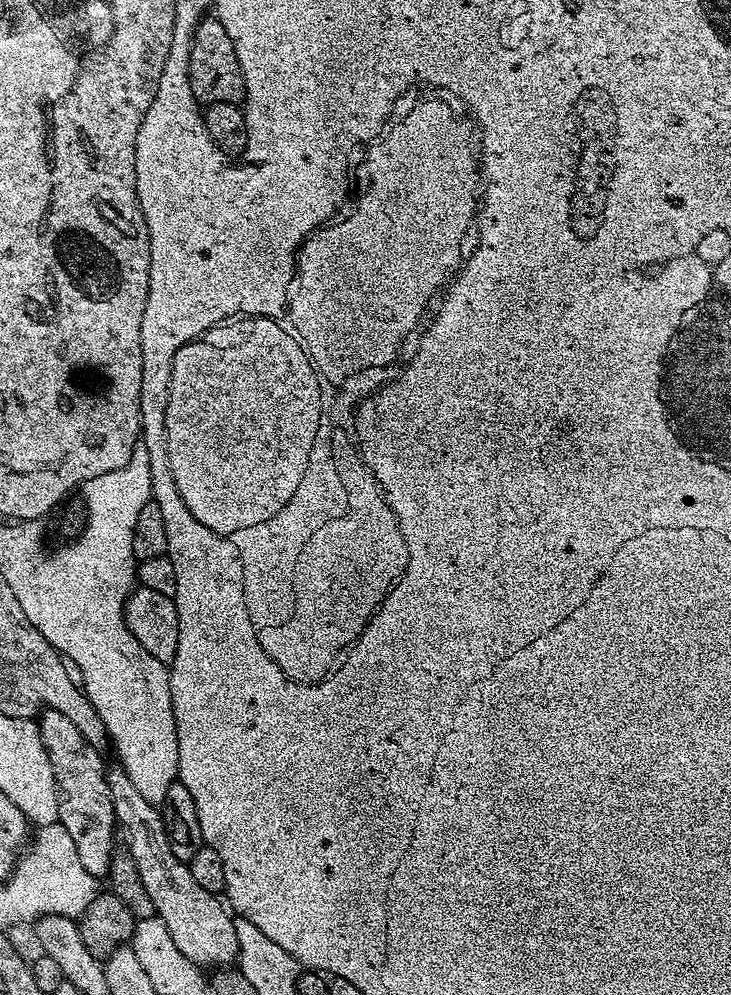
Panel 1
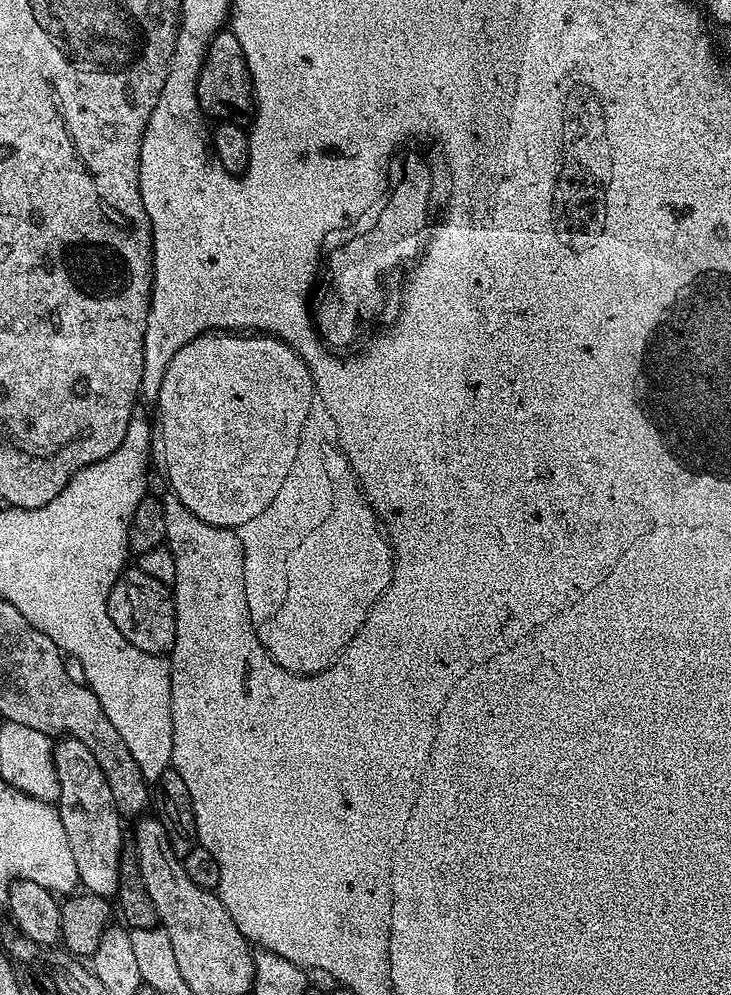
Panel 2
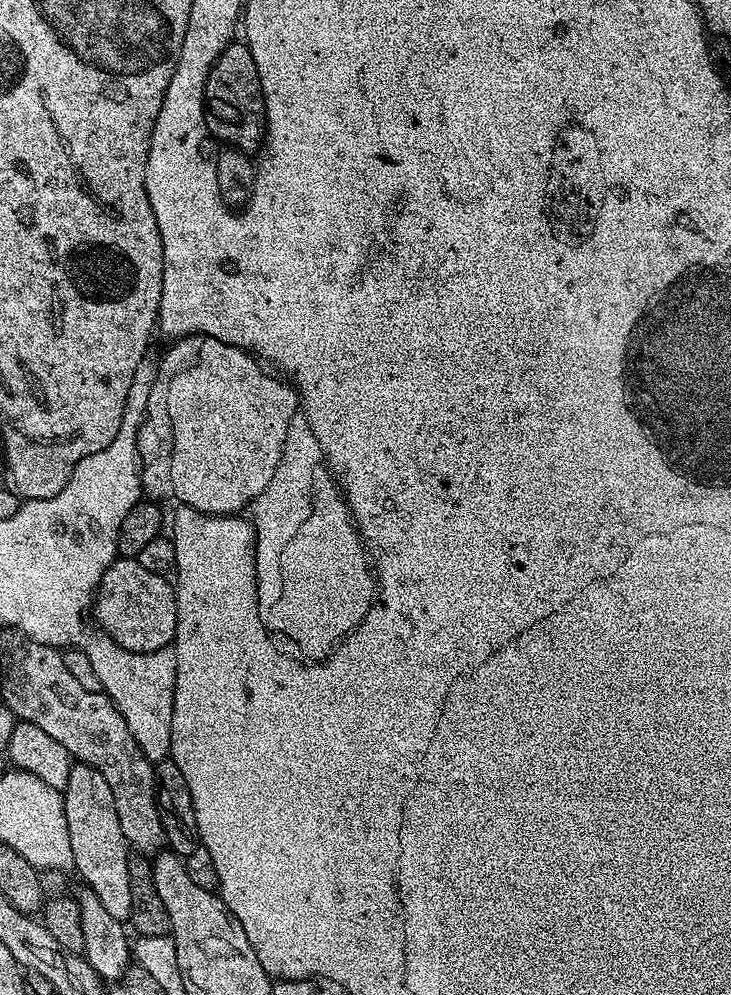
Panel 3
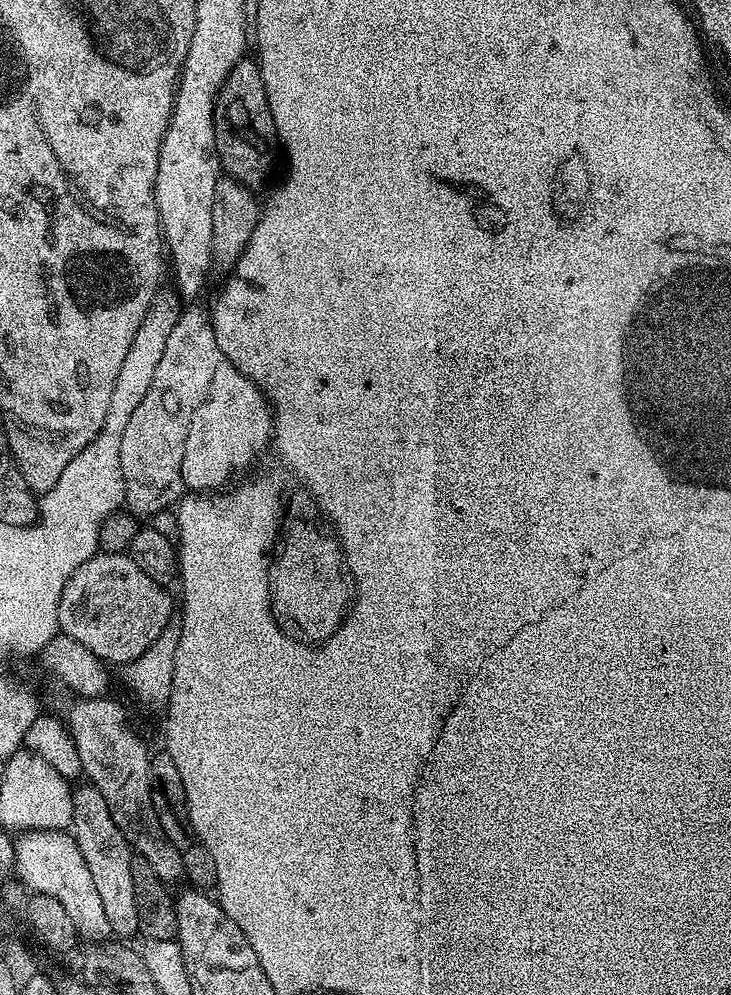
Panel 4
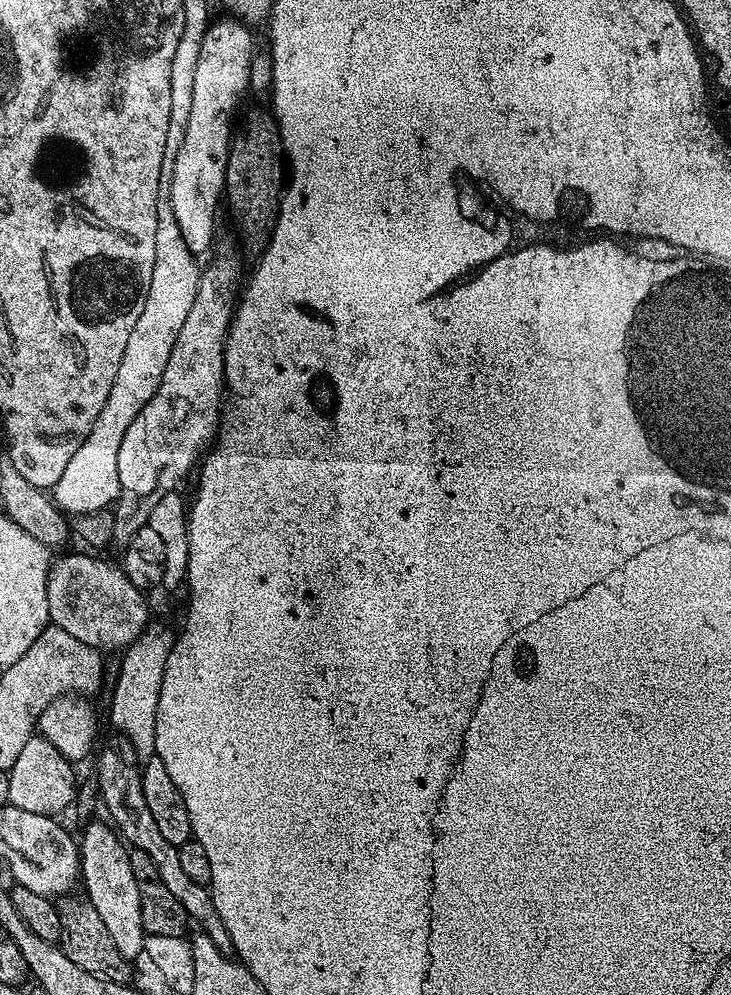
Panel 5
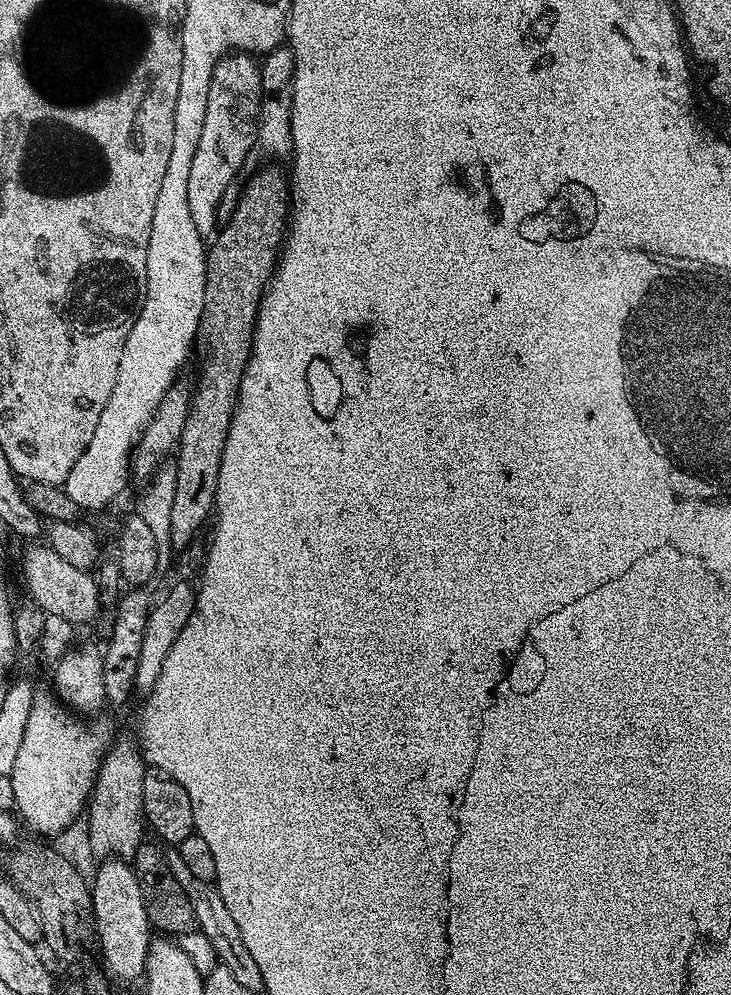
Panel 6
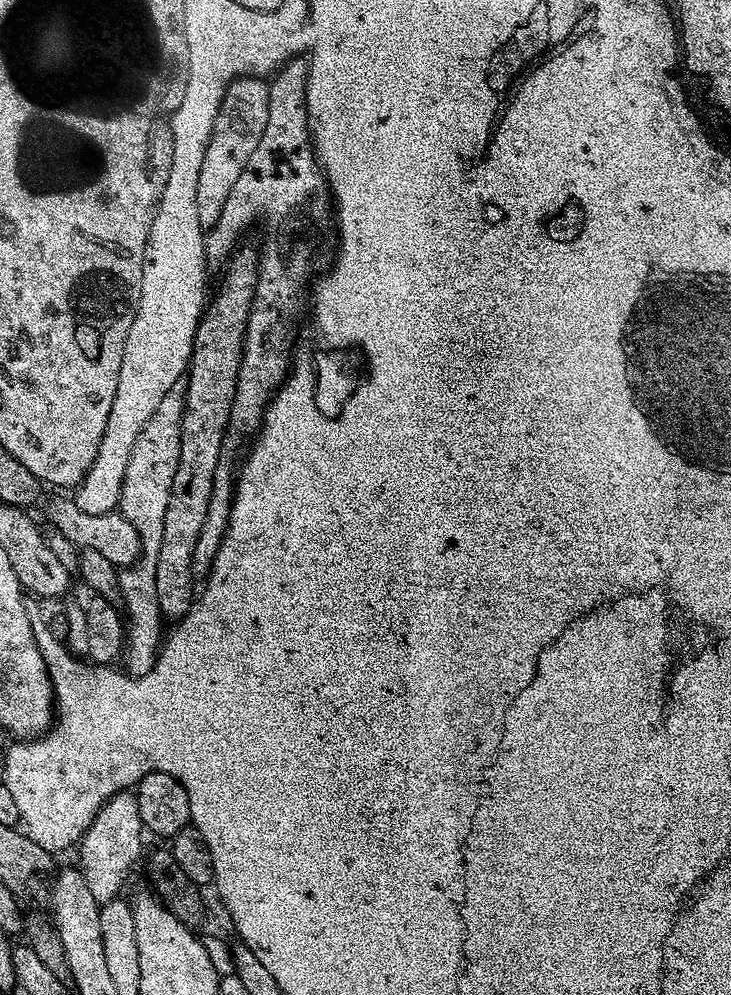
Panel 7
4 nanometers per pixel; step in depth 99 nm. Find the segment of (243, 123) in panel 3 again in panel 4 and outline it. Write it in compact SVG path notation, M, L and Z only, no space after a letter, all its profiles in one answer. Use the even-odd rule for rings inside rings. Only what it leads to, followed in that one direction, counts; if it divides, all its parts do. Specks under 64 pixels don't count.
M251 59L239 60L230 70L212 103L211 118L212 142L221 169L233 180L256 190L272 168L272 151L278 148L278 137L259 63Z

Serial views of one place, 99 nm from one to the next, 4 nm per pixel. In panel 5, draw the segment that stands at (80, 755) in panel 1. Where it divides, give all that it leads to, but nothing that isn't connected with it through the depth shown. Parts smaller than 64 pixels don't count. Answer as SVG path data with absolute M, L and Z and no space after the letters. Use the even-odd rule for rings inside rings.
M93 819L83 825L84 837L78 840L80 850L80 875L86 898L98 910L114 946L129 958L139 957L144 951L145 931L142 926L142 906L138 902L138 882L134 882L134 870L130 870L129 849L111 823Z

